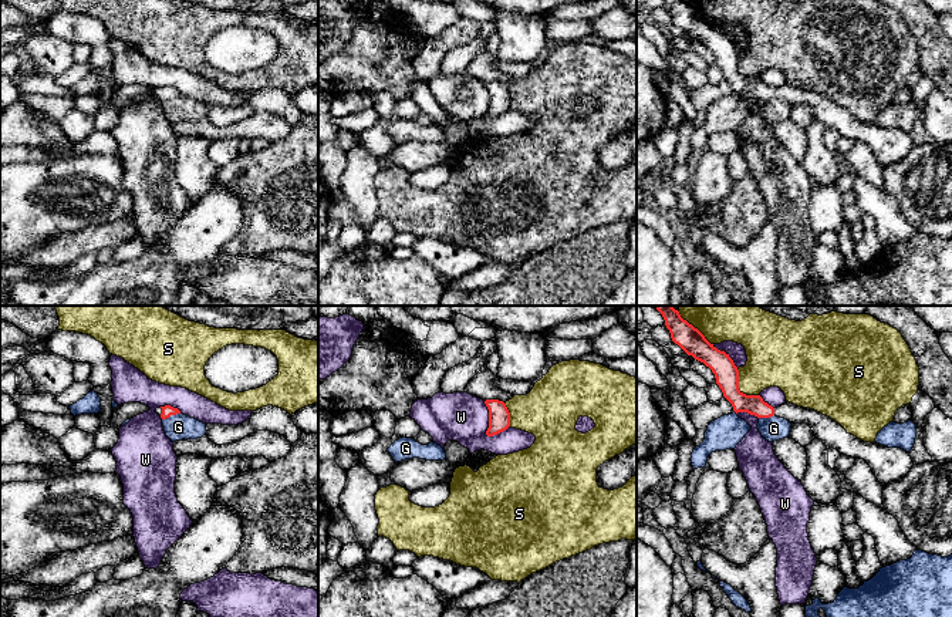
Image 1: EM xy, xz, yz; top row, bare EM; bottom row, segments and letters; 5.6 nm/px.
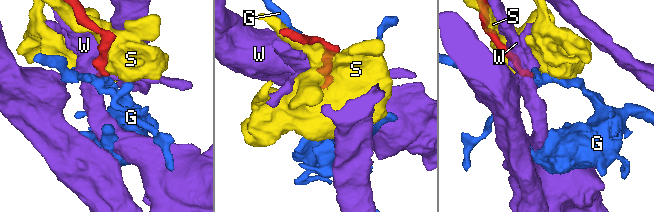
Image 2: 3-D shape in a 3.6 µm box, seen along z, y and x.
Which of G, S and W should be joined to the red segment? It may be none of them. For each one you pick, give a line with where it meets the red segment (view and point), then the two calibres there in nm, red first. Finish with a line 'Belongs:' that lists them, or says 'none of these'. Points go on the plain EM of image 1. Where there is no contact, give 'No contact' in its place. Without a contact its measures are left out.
Belongs: none of these

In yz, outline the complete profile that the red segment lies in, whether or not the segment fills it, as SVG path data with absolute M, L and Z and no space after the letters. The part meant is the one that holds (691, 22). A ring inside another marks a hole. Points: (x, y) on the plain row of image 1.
M664 0L671 20L688 37L703 44L712 51L716 65L723 78L732 85L733 92L747 94L757 100L773 97L787 101L791 105L807 105L814 118L827 131L837 131L840 136L864 141L877 162L885 168L902 161L914 148L909 134L901 129L888 129L877 124L864 124L848 115L838 104L814 91L784 84L773 90L760 77L746 77L739 71L739 51L725 33L718 31L705 17L683 0Z

